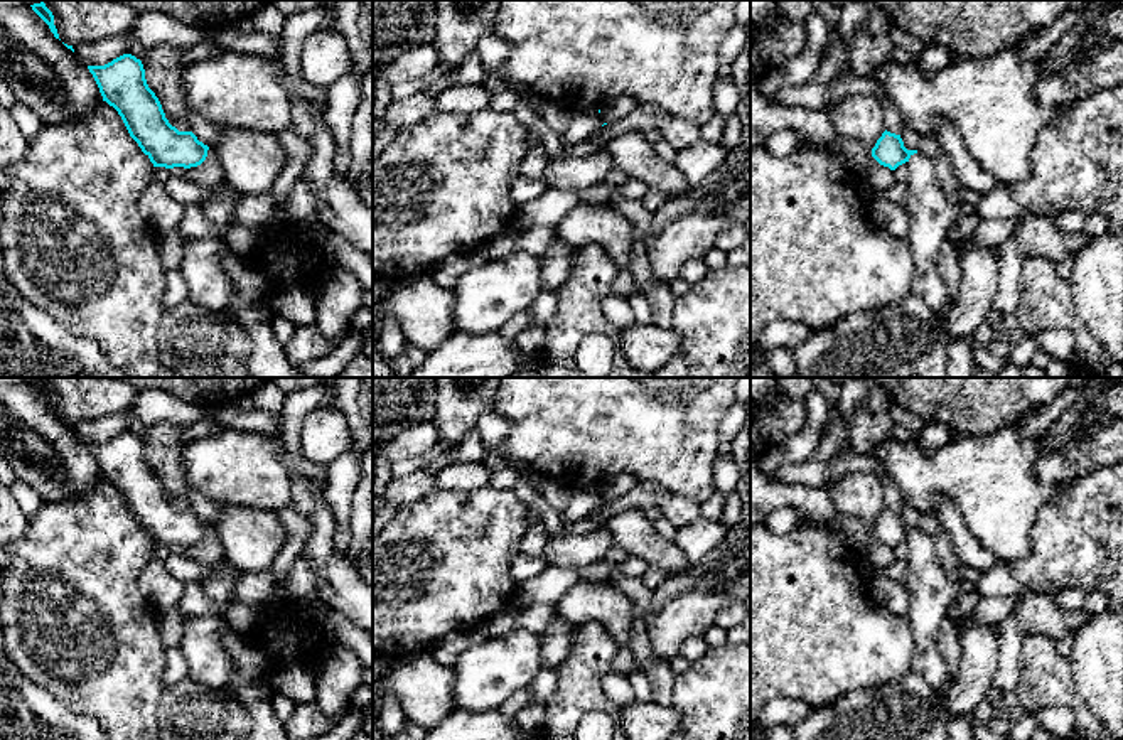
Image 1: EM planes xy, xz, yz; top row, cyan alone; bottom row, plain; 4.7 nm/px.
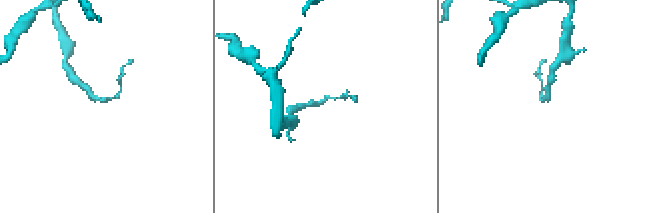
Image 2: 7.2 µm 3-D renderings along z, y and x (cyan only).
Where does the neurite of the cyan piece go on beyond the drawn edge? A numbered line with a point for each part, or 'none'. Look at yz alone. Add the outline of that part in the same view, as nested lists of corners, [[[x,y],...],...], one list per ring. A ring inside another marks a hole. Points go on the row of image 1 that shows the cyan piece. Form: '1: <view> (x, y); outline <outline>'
1: yz (931, 213); outline [[[917,152],[911,155],[907,192],[900,204],[911,214],[905,241],[911,246],[914,273],[912,293],[936,312],[944,314],[951,298],[936,265],[936,256],[946,243],[948,229],[963,214],[963,206],[953,204],[936,174],[932,158]]]

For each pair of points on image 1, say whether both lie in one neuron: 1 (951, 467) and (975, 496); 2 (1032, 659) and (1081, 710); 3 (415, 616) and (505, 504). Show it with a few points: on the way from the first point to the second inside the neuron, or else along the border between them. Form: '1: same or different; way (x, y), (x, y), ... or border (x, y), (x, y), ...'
1: same; way (958, 474), (973, 489)
2: same; way (1044, 671), (1069, 698)
3: same; way (437, 589), (489, 536), (489, 531)

